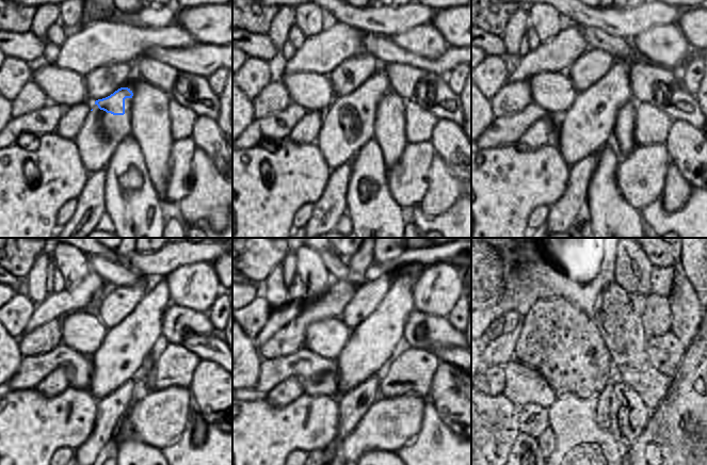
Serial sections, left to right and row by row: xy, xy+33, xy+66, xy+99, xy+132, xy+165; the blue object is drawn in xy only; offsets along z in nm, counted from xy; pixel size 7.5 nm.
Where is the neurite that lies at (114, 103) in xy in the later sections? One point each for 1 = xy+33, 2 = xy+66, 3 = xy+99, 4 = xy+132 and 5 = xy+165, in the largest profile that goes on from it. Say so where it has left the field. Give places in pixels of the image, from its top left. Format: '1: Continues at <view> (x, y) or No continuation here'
1: Continues at xy+33 (369, 86)
2: Continues at xy+66 (601, 90)
3: Continues at xy+99 (117, 334)
4: Continues at xy+132 (368, 325)
5: Continues at xy+165 (608, 324).

